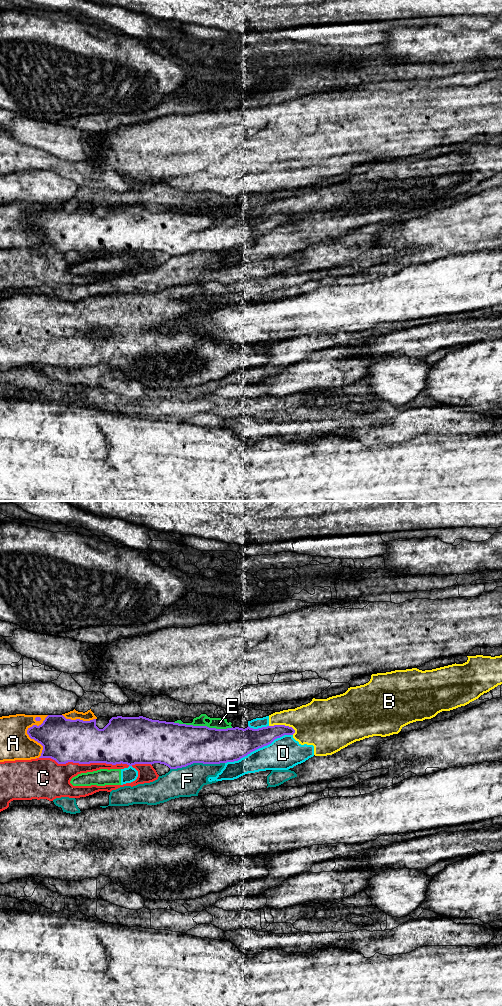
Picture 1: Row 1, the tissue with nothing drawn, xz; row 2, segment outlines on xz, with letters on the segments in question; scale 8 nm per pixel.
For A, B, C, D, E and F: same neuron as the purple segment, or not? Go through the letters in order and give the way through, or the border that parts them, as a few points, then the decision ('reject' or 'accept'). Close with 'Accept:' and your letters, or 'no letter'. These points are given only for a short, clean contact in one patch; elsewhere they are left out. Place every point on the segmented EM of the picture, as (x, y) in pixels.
A: reject
B: reject
C: reject
D: reject
E: reject
F: reject
Accept: no letter

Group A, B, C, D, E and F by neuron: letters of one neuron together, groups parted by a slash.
A / B D E / C / F

